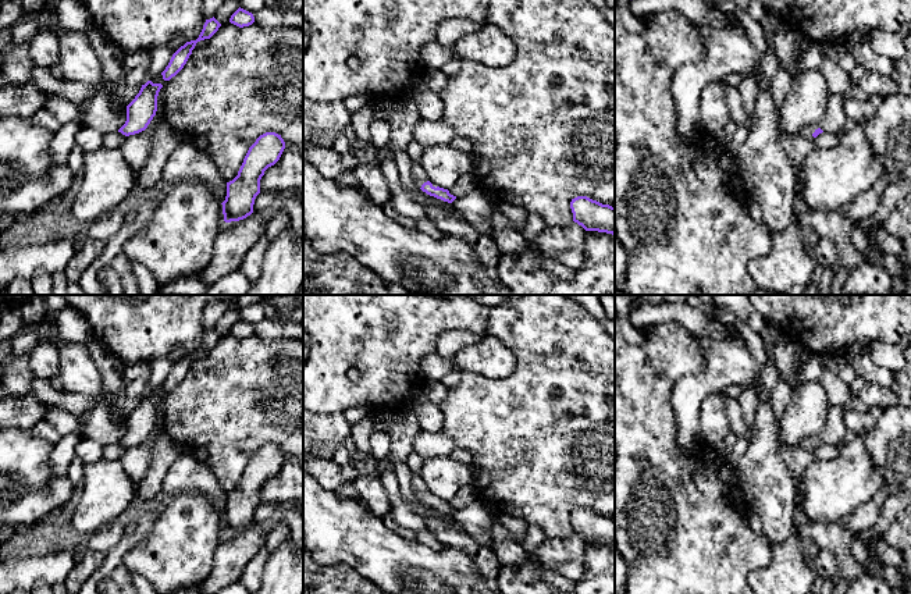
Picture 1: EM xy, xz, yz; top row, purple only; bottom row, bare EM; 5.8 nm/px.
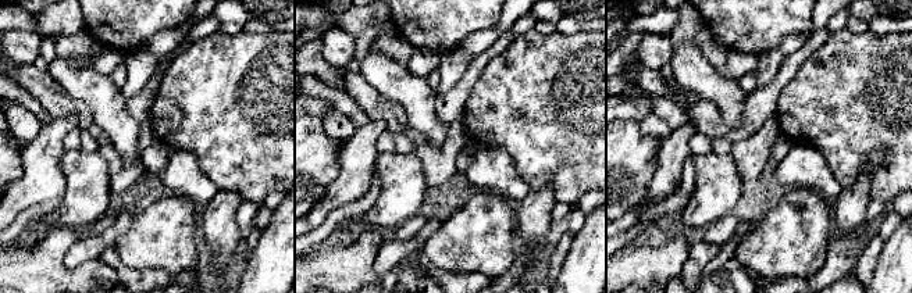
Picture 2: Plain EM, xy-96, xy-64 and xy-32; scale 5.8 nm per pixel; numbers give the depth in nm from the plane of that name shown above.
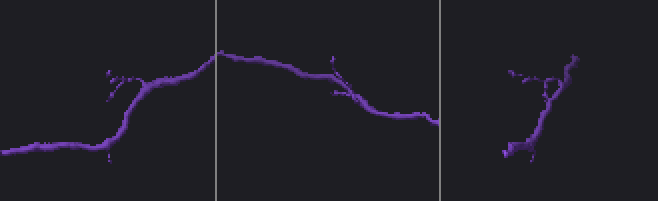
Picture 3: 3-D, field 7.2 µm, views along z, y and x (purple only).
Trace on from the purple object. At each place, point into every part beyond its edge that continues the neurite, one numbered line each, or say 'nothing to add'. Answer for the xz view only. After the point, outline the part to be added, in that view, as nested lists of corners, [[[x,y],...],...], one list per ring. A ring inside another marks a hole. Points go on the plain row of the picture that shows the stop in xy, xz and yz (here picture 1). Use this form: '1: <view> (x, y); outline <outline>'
1: xz (419, 487); outline [[[412,473],[410,481],[412,481],[412,490],[416,494],[417,499],[421,499],[421,497],[428,492],[426,483],[420,477],[420,474],[416,473]]]

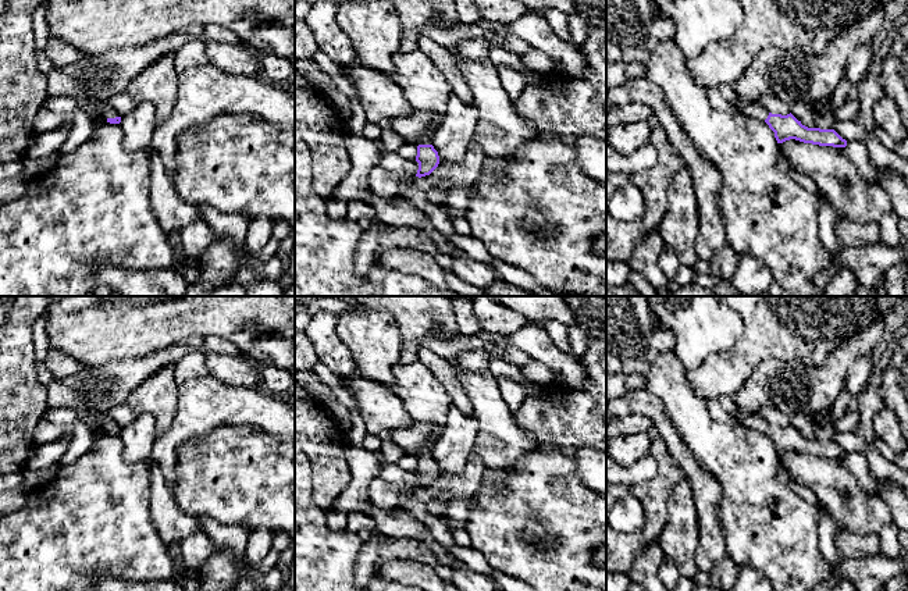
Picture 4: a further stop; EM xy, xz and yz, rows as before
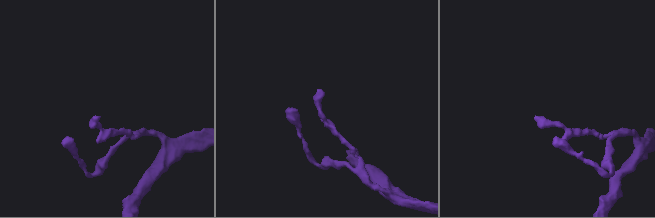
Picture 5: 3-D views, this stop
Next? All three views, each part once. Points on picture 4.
1: xz (427, 451); outline [[[439,432],[434,434],[425,444],[425,446],[416,455],[419,456],[432,456],[432,448],[439,438]]]

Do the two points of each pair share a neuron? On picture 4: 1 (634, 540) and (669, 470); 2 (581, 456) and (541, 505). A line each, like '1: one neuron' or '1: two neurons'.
1: one neuron
2: two neurons

